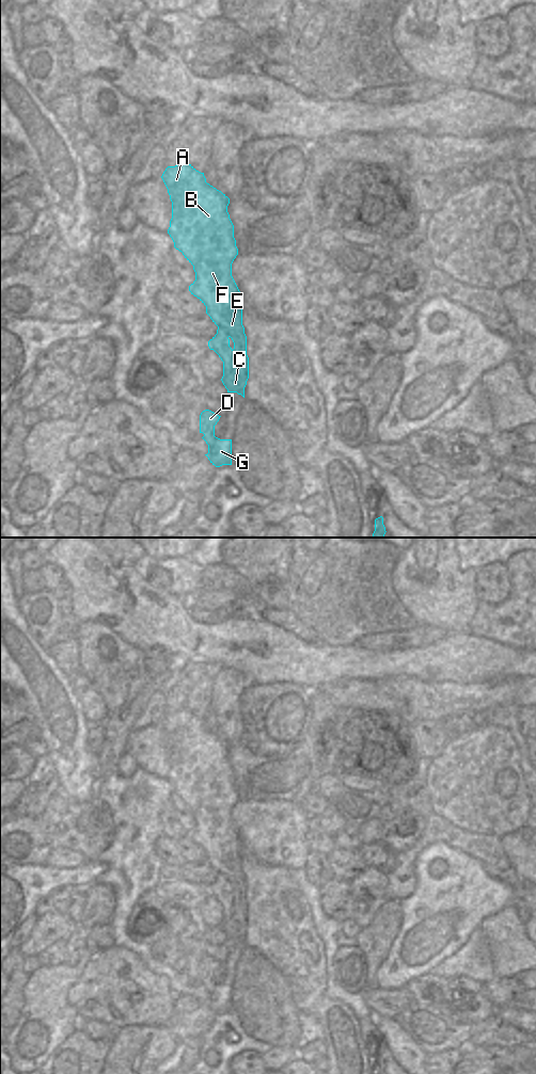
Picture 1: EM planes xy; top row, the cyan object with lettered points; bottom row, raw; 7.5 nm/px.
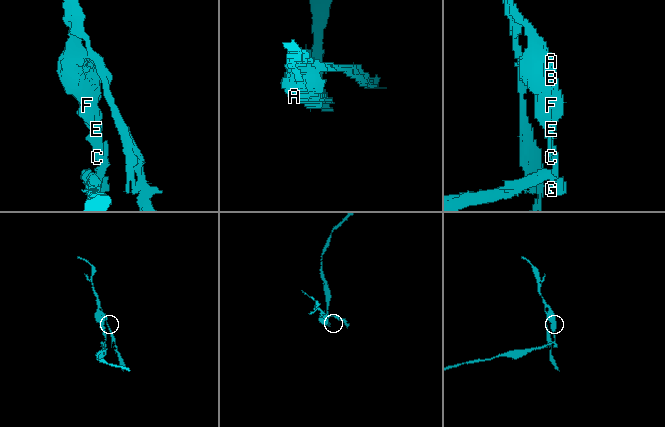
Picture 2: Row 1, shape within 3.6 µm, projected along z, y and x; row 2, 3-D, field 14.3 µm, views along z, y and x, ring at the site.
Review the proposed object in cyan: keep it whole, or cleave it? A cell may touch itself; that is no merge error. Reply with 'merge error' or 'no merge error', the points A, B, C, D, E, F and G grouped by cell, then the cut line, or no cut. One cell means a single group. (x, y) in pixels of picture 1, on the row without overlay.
merge error; A B C E F G / D; cut in xy along (218, 984), (208, 994)

